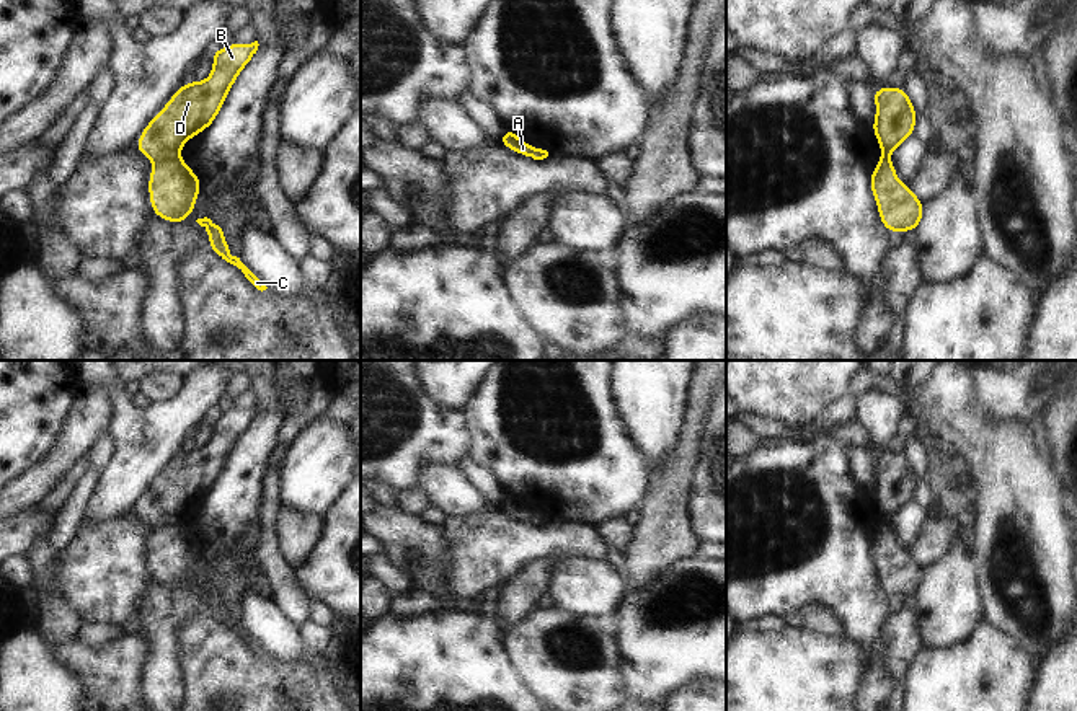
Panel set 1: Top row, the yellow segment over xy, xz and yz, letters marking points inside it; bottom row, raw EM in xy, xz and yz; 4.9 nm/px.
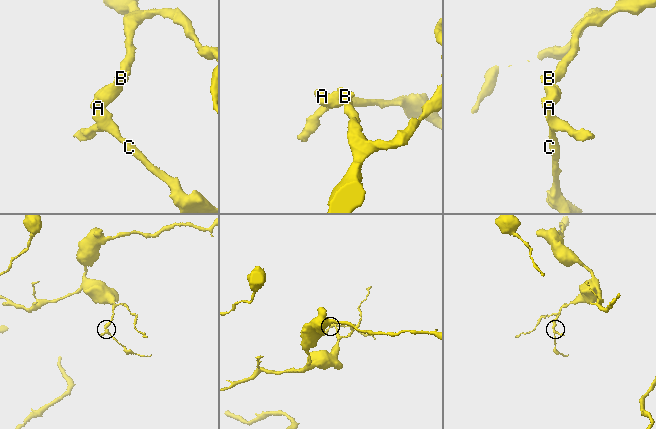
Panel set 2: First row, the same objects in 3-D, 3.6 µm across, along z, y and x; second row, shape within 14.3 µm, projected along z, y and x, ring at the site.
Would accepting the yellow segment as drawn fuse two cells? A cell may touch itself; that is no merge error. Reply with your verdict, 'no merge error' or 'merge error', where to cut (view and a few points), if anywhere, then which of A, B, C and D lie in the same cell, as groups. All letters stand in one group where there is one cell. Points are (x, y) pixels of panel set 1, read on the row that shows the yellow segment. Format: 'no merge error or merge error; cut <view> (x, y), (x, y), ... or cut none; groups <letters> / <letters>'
merge error; cut xy (180, 157), (162, 160), (155, 165); groups A B D / C

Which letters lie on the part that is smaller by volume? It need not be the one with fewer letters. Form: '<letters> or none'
C.

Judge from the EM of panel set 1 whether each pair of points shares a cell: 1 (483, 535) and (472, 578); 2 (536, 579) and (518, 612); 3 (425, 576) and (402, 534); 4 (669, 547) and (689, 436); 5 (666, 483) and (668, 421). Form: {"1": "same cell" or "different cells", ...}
{"1": "same cell", "2": "same cell", "3": "same cell", "4": "same cell", "5": "different cells"}

